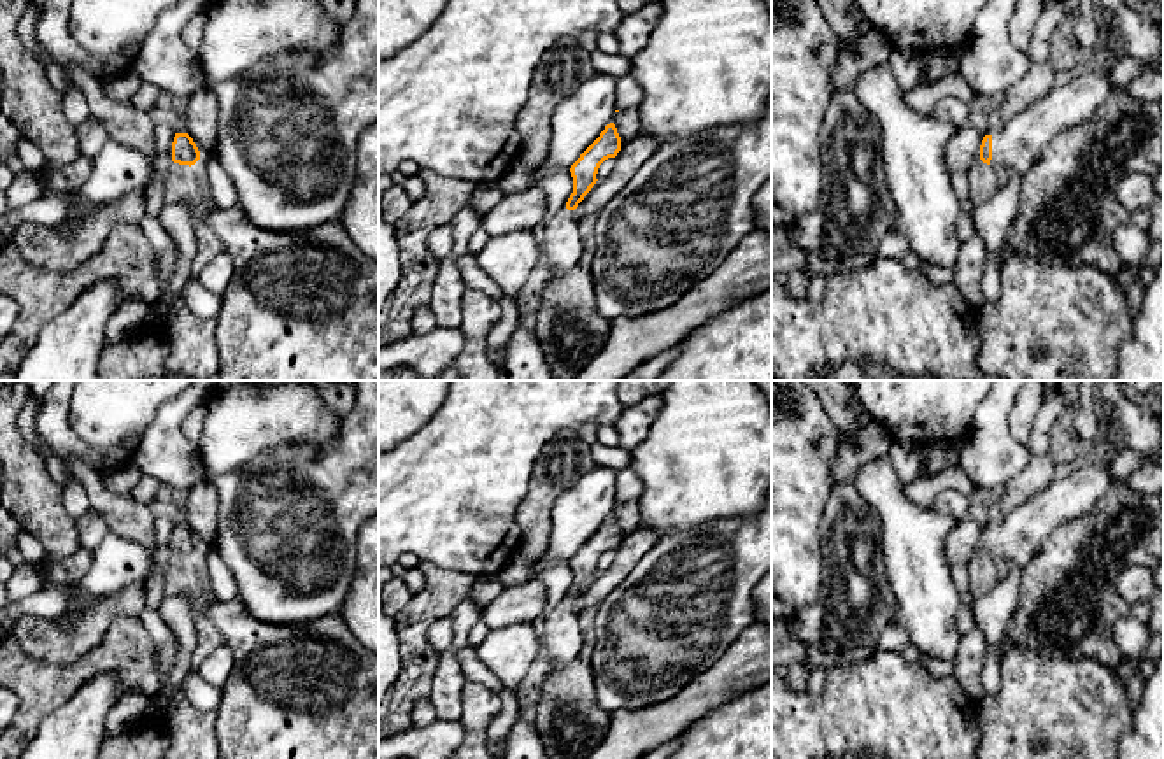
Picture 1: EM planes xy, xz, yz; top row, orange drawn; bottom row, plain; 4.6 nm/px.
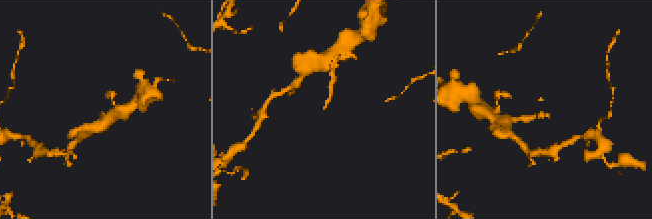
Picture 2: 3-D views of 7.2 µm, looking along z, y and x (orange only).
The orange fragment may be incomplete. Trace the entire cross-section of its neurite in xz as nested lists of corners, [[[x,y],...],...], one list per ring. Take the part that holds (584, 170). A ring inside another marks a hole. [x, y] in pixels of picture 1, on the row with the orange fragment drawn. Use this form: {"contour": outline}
{"contour": [[[610,123],[571,165],[573,193],[566,202],[566,209],[549,219],[540,233],[542,258],[547,261],[550,272],[564,273],[580,265],[584,240],[578,231],[575,209],[596,184],[600,165],[608,158],[615,158],[619,151],[621,137],[615,124]]]}

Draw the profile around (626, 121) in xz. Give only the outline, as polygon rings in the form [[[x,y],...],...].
[[[638,107],[619,110],[612,121],[621,137],[621,147],[633,140],[640,133],[640,116]]]

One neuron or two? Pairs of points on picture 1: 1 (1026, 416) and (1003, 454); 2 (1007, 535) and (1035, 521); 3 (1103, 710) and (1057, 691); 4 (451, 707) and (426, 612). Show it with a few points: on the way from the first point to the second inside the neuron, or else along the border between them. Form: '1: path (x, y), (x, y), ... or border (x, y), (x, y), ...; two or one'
1: border (1014, 398), (1008, 430), (1028, 447); two
2: path (1014, 535), (1028, 524); one
3: path (1093, 710), (1077, 710), (1068, 702); one
4: border (440, 652), (428, 698); two

